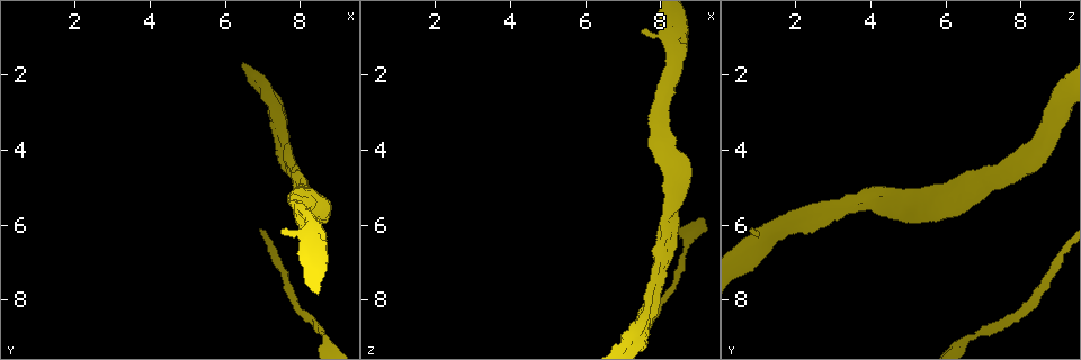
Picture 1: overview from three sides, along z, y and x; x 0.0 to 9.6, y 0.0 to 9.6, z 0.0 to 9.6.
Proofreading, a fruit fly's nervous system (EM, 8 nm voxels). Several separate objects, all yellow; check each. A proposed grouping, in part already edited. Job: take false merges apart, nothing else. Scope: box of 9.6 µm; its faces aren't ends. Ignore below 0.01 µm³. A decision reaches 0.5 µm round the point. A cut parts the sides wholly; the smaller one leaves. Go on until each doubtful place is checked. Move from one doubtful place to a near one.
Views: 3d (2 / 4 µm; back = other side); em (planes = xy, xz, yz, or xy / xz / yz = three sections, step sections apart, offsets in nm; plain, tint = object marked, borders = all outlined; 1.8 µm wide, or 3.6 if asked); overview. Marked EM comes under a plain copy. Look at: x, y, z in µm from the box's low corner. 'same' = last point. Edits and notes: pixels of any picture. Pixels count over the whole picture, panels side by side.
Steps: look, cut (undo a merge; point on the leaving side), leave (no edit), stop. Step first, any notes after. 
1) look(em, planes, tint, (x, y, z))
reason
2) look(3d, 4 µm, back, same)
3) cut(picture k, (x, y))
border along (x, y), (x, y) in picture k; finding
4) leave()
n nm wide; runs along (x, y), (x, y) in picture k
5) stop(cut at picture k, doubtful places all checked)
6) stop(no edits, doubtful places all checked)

look(em, planes, borders, (8.10, 4.90, 7.00))
sudden change in width

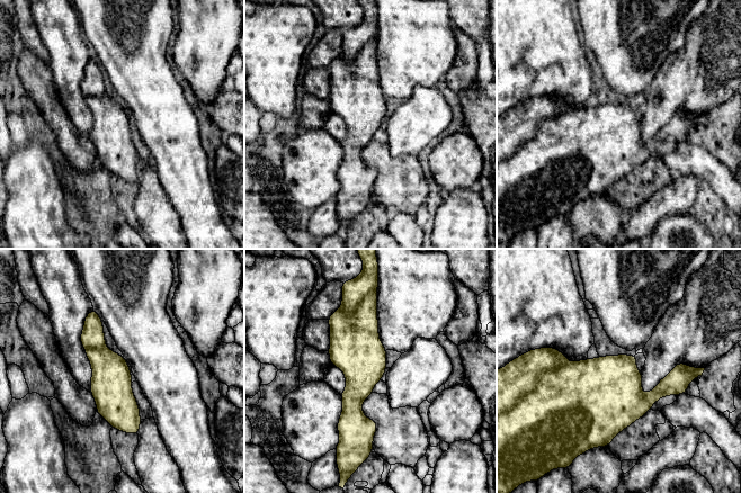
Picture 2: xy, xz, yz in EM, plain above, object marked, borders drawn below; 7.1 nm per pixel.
leave()
runs along (365, 307), (355, 426), (369, 442) in picture 2; one cell here

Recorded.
look(em, xz, step 4, tint, (8.20, 5.30, 6.15))
side arm on a straight run

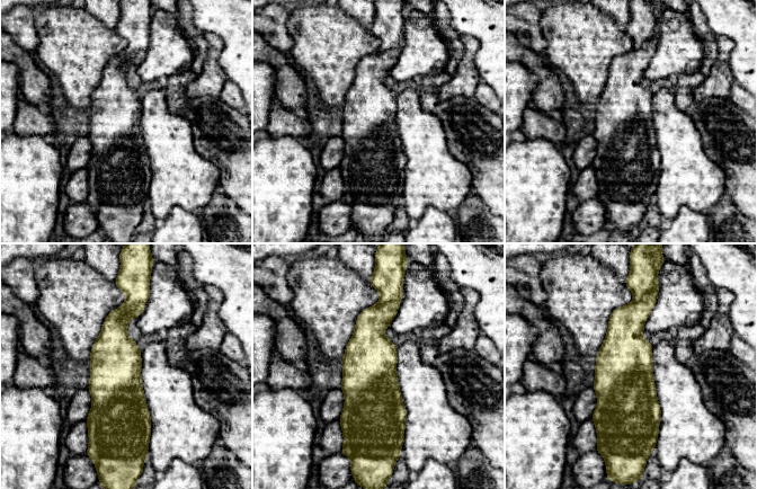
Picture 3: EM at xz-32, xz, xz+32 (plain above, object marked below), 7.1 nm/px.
look(em, planes, borders, same)
another direction

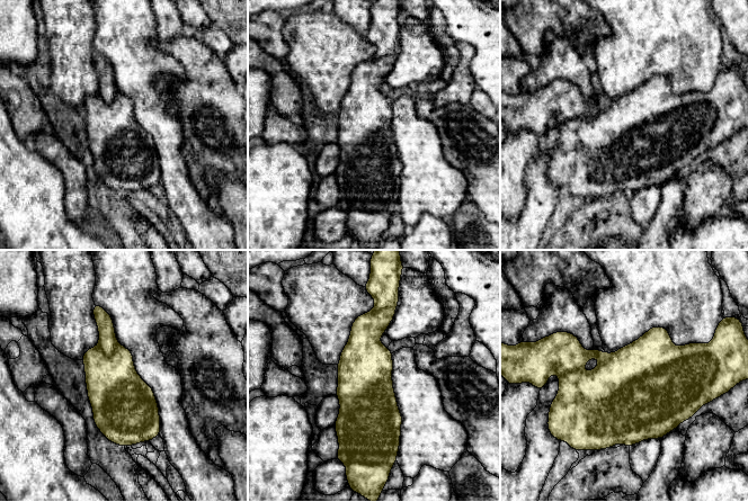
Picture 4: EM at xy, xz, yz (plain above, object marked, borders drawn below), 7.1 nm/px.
leave()
one cell here

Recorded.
look(em, planes, tint, (8.45, 5.50, 4.75))
thin neck

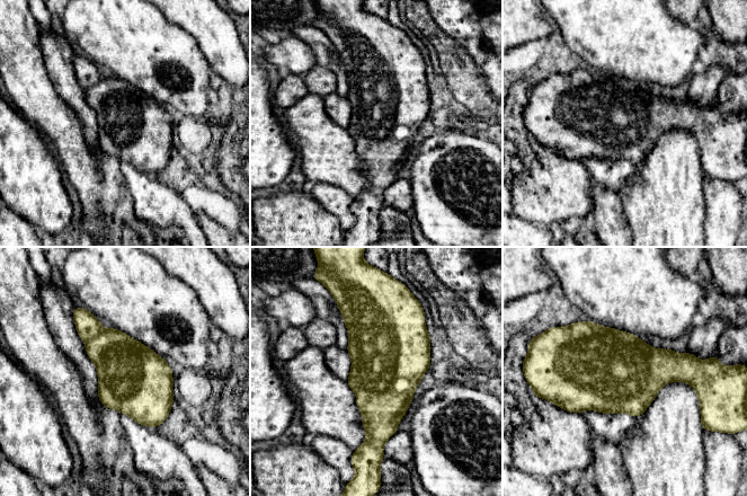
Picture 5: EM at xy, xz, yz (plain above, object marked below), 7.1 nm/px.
leave()
500 nm wide; one cell here

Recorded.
look(em, planes, borders, (8.55, 6.15, 1.35))
small branch off a trunk

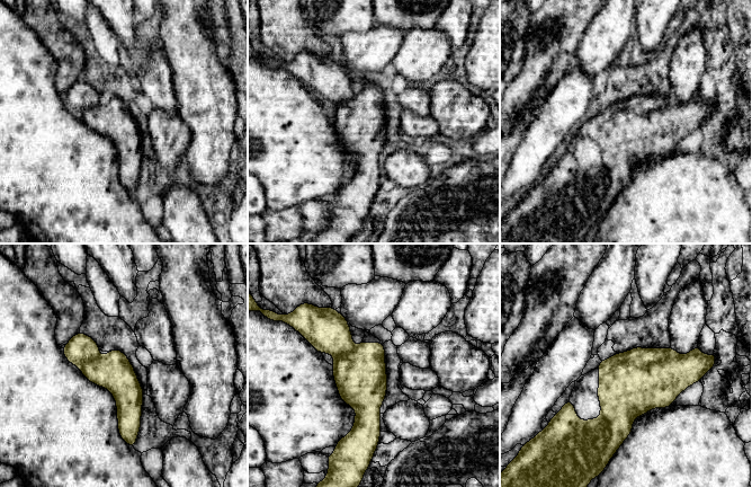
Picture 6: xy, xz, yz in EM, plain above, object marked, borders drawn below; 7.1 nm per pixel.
leave()
runs along (79, 336), (127, 395), (127, 437) in picture 6; one cell here

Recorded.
stop(no edits, doubtful places all checked)

